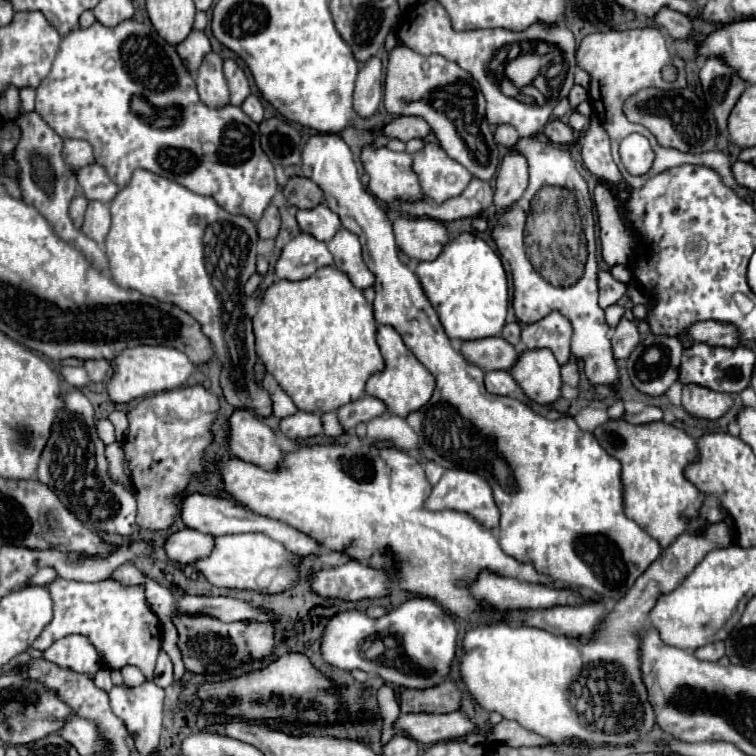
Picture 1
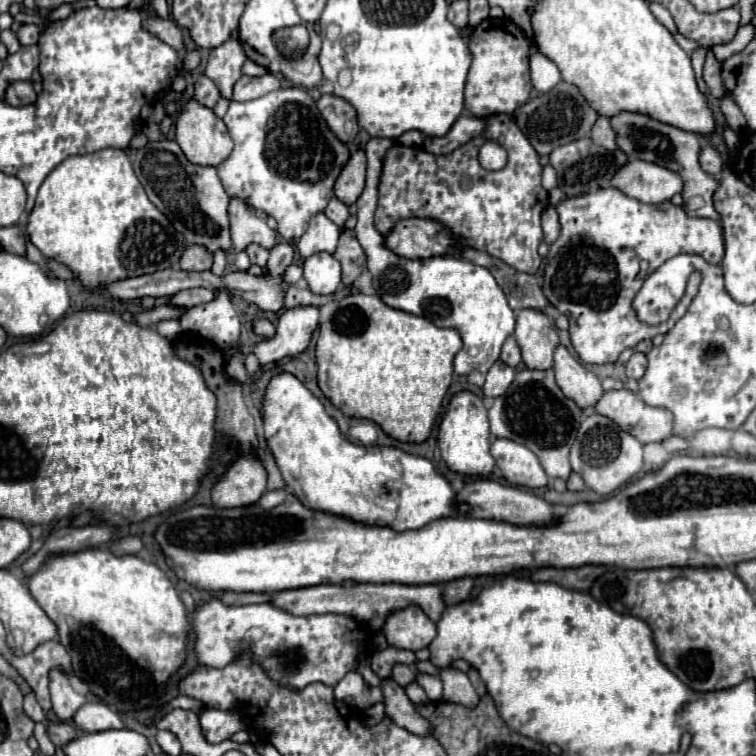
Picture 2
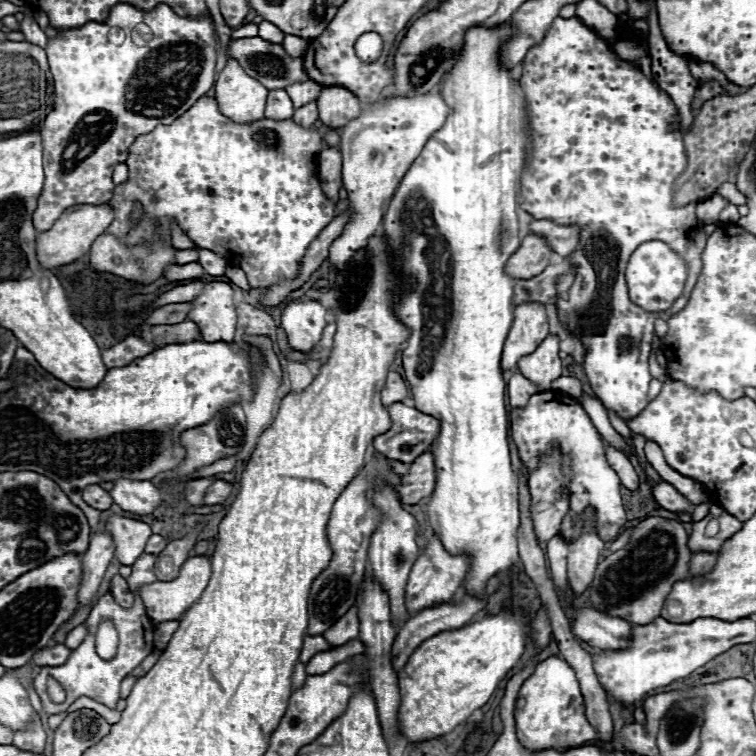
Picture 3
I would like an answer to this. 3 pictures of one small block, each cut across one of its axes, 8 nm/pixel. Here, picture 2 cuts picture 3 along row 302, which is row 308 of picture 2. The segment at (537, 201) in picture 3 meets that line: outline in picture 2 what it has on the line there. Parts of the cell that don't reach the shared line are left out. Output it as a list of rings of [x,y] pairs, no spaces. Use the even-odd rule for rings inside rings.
[[[618,188],[592,190],[592,192],[586,192],[582,198],[566,198],[558,204],[558,216],[562,224],[562,234],[554,244],[550,244],[550,252],[546,256],[542,290],[544,290],[544,296],[550,300],[550,304],[558,312],[570,318],[572,346],[578,352],[580,360],[588,364],[616,362],[622,350],[636,348],[636,344],[644,338],[666,334],[676,324],[676,320],[684,316],[688,304],[696,296],[696,292],[686,292],[682,300],[676,304],[676,308],[670,312],[670,318],[664,324],[658,324],[658,326],[640,324],[632,308],[632,300],[642,288],[642,278],[636,278],[640,272],[642,260],[648,262],[648,272],[654,272],[660,264],[664,264],[664,260],[678,256],[678,254],[698,254],[710,264],[720,264],[724,256],[724,236],[722,236],[722,226],[718,220],[690,218],[686,216],[682,208],[674,206],[672,202],[662,202],[656,206],[644,204],[634,198],[628,198]]]

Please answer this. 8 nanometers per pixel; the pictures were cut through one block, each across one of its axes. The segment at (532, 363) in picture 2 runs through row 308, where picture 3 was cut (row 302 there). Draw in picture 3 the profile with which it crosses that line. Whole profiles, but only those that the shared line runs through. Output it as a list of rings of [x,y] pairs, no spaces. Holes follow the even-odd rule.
[[[522,302],[514,308],[514,322],[510,334],[504,342],[502,352],[502,370],[510,370],[518,364],[518,360],[548,336],[548,318],[546,308],[534,302]]]

